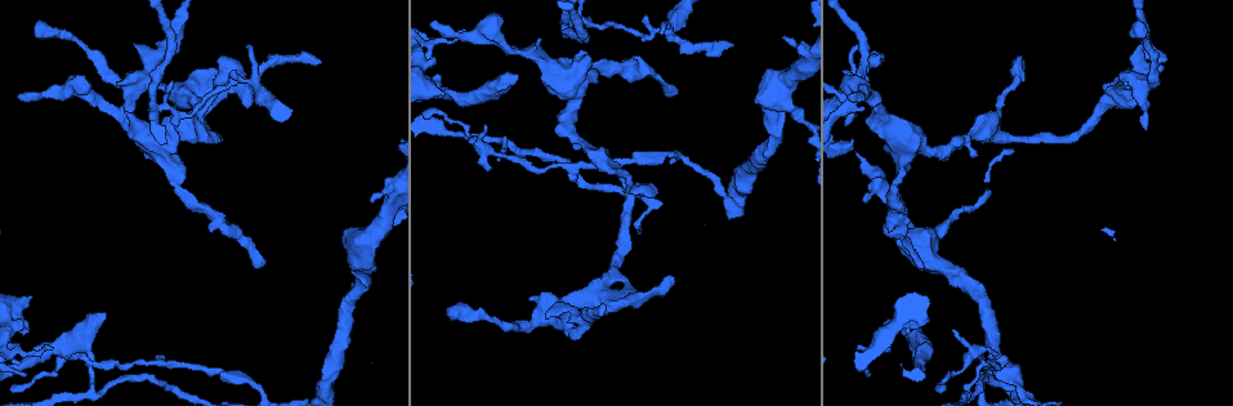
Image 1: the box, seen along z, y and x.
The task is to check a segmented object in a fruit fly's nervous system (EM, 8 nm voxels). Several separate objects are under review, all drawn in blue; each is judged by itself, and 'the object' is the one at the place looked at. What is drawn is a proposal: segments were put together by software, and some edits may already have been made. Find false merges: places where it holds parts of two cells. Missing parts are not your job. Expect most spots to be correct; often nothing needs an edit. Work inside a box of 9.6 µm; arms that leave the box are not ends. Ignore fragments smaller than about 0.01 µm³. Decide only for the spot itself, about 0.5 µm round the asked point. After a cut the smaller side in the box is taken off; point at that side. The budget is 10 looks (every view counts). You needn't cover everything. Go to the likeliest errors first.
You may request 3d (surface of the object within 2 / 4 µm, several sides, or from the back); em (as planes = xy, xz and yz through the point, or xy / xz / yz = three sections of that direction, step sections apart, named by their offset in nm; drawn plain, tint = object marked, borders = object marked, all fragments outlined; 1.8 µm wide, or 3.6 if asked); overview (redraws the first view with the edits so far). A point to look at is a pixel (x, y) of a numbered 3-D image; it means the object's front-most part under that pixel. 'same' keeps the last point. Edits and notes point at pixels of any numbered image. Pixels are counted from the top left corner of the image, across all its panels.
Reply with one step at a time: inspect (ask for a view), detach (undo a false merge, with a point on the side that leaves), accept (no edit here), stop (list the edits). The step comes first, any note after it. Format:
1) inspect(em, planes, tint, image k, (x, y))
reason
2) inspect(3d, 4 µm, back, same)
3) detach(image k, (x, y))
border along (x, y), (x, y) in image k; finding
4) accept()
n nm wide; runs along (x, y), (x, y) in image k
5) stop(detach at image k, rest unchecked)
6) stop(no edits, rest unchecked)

inspect(em, xz, step 8, tint, image 1, (847, 106))
four-way junction

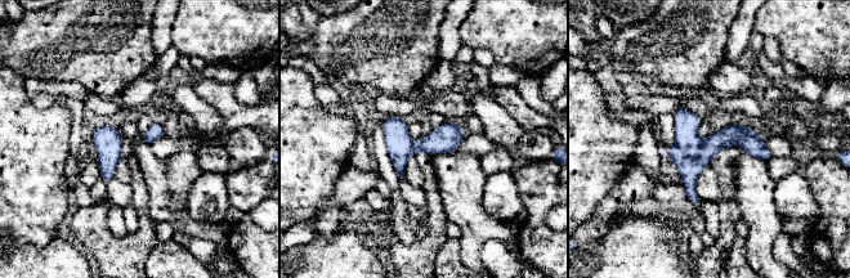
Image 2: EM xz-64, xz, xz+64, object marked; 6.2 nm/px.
inspect(em, planes, tint, same)
another direction

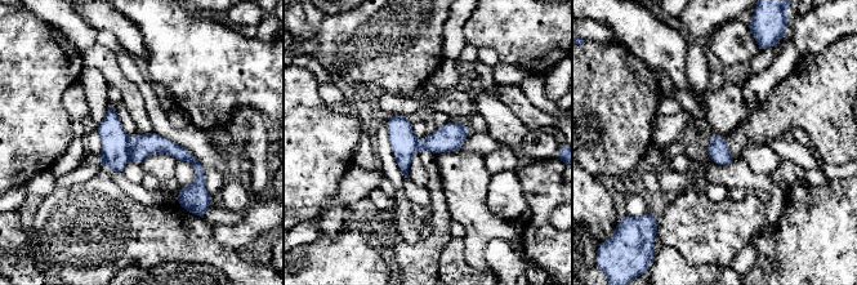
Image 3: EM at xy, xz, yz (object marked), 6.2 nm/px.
detach(image 3, (116, 145))
140 nm wide; a second cell is stuck on

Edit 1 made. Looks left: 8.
inspect(overview)
see it whole again

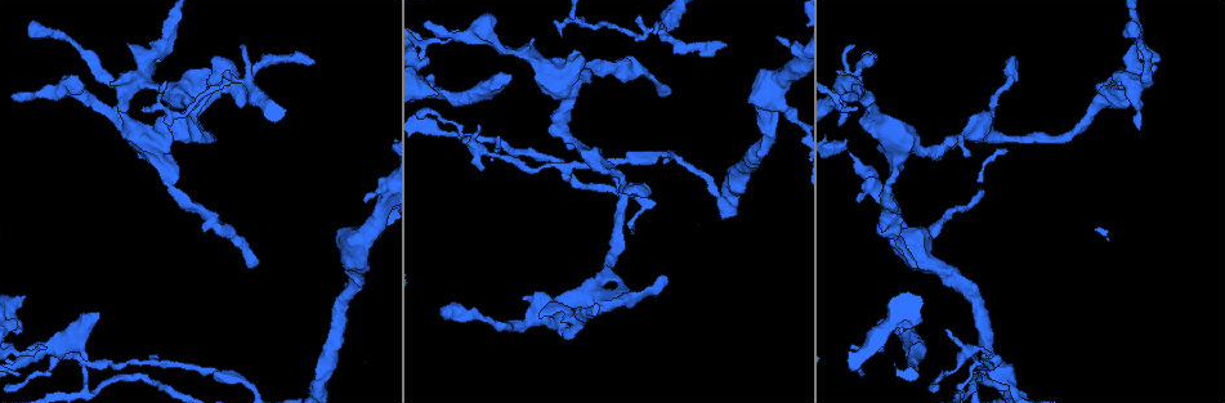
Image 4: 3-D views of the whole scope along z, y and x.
inspect(em, planes, tint, image 4, (564, 331))

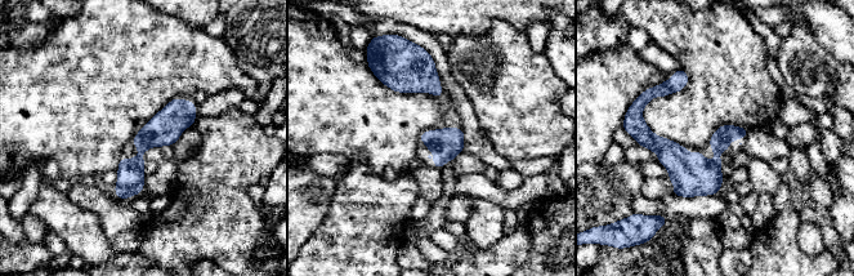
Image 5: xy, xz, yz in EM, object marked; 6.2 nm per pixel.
accept()
runs along (192, 107), (142, 148), (121, 195) in image 5; all the same cell

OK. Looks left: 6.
inspect(em, planes, tint, image 4, (503, 156))
two arms in line, one across

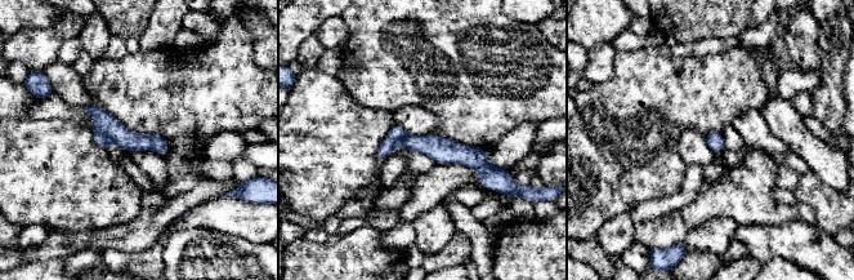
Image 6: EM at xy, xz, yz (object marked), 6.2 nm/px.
detach(image 6, (101, 140))
border along (94, 132), (104, 134), (113, 143) in image 6; a second cell is stuck on

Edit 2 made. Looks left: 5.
inspect(3d, 2 µm, image 4, (659, 32))

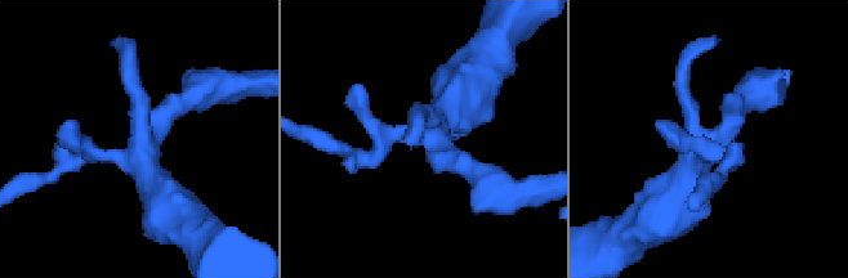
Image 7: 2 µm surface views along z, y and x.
inspect(em, xy, step 4, tint, image 7, (137, 162))

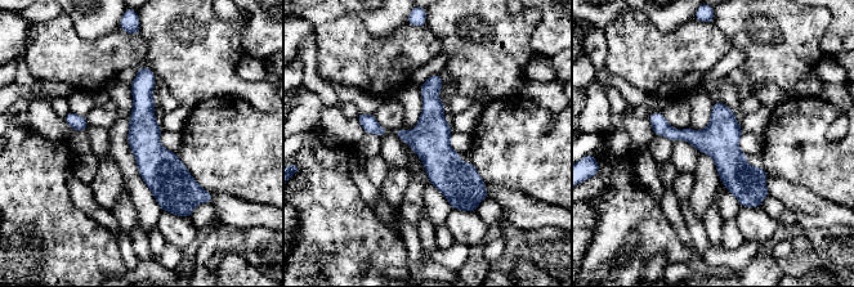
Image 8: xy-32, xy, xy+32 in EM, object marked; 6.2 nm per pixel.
inspect(em, planes, borders, same)
another direction

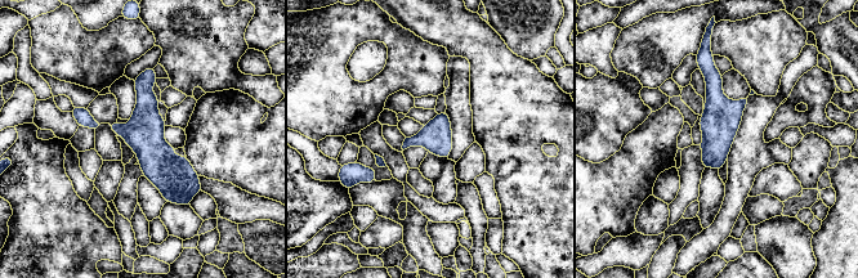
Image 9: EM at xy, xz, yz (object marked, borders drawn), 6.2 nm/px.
accept()
200 nm wide; all the same cell

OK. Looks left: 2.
stop(detach at image 3, detach at image 6, rest unchecked)

